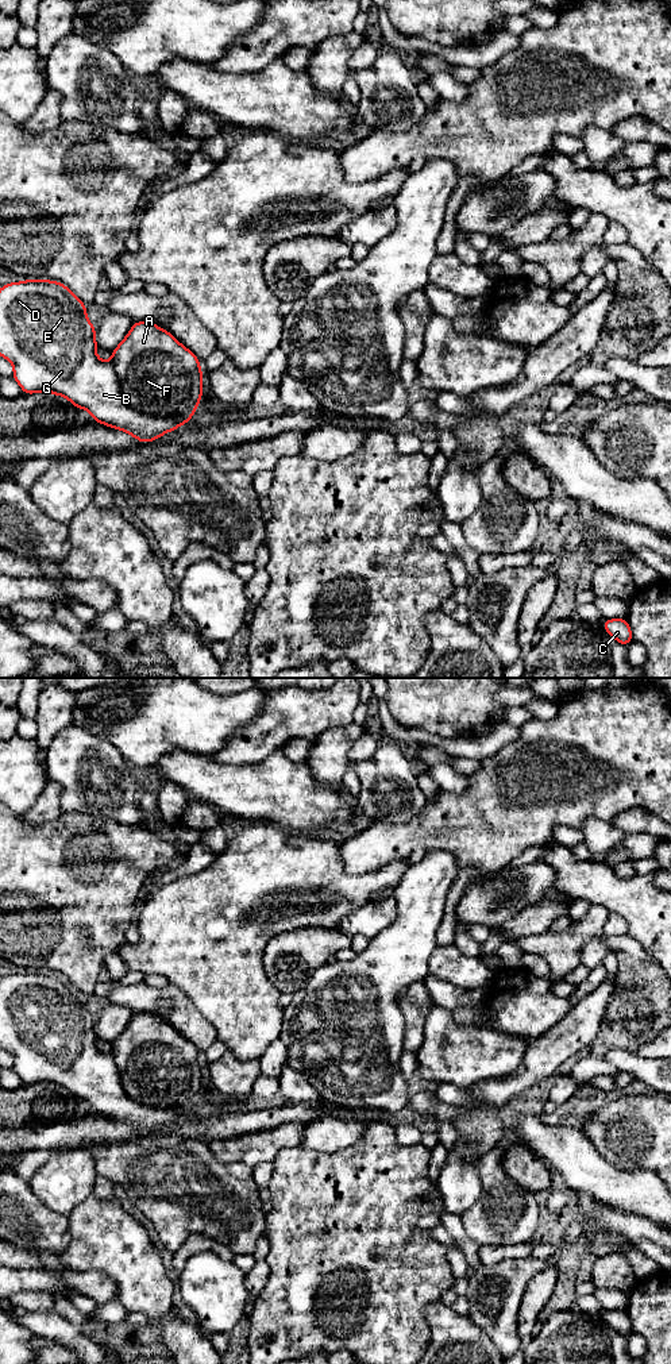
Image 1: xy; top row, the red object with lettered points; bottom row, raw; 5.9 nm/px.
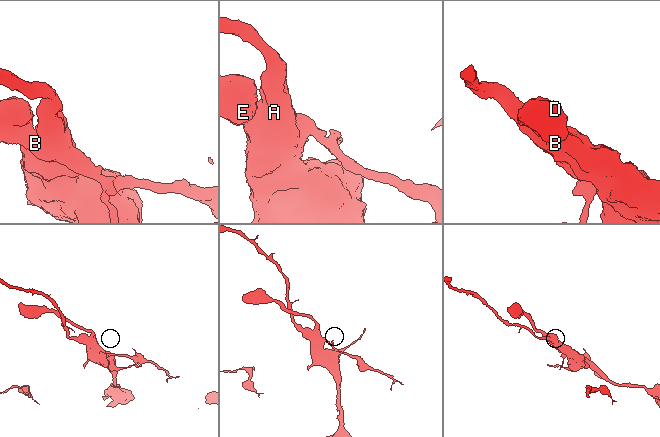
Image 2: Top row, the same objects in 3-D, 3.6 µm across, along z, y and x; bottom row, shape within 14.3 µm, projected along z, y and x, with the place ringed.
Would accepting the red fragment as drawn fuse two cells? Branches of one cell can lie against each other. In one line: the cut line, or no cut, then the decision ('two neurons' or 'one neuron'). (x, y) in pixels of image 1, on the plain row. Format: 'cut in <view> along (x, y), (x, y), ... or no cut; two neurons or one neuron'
cut in xy along (110, 1054), (123, 1091), (130, 1098), (162, 1108), (191, 1106); two neurons

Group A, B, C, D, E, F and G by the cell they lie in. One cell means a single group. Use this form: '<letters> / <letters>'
A C F / B D E G

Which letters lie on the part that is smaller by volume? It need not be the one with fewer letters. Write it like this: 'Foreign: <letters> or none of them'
Foreign: B, D, E, G

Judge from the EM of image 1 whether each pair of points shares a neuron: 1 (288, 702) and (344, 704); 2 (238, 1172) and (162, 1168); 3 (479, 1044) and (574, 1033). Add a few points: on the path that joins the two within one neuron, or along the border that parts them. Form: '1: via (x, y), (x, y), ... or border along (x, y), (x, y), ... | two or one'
1: via (301, 705), (331, 706) | one
2: via (219, 1172), (181, 1170) | one
3: border along (529, 1041), (523, 1060), (513, 1070) | two

